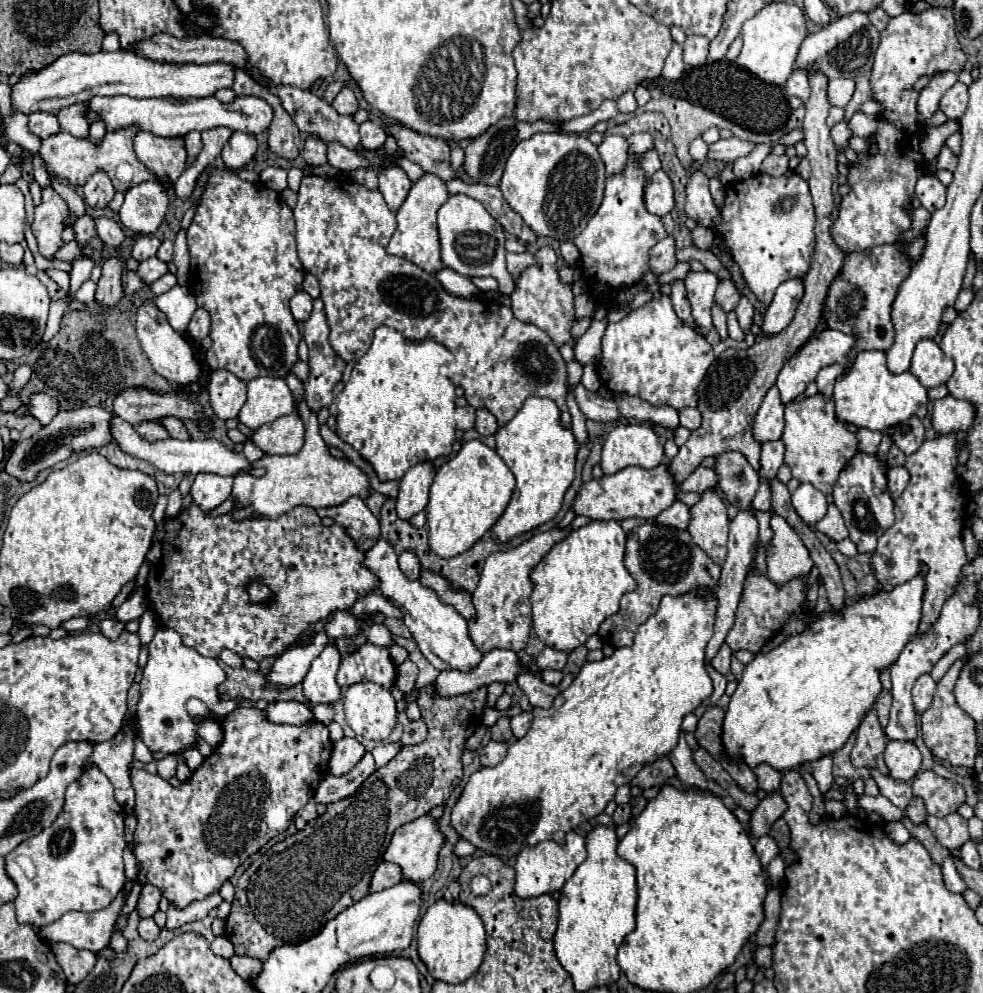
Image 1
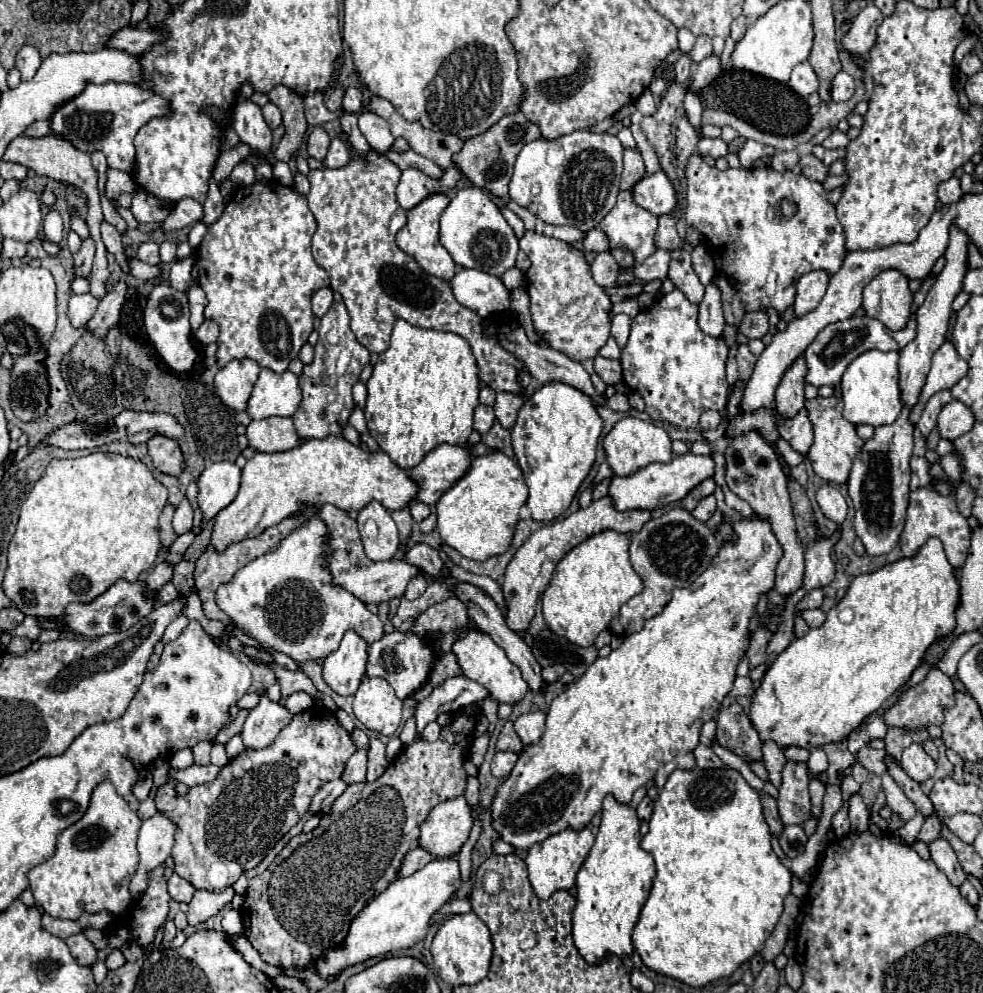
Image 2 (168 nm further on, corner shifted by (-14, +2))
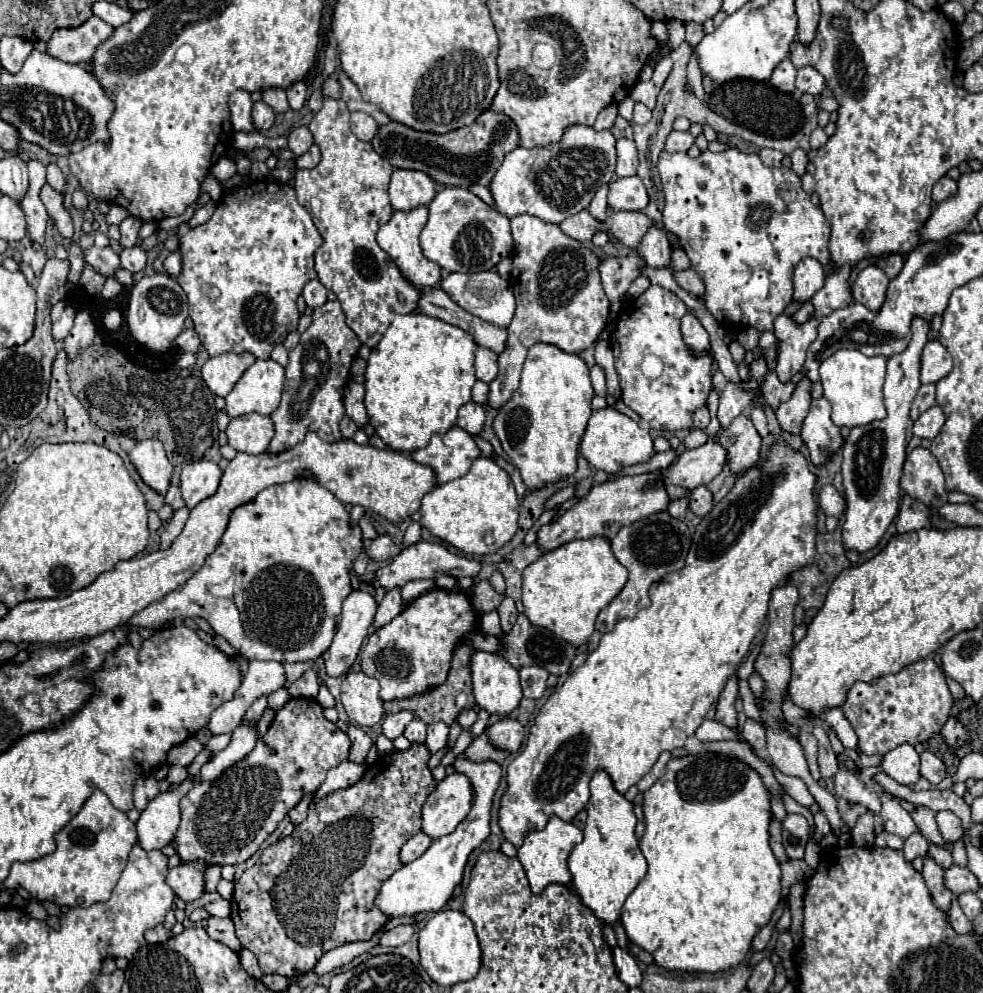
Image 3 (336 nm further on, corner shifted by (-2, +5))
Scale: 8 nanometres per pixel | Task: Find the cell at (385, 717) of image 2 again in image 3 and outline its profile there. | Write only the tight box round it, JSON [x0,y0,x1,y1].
[340,672,382,726]

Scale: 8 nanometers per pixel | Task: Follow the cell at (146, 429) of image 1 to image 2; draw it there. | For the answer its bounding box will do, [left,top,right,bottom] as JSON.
[148,435,182,475]

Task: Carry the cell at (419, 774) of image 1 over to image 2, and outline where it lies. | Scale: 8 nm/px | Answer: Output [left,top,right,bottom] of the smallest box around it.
[240,705,480,969]

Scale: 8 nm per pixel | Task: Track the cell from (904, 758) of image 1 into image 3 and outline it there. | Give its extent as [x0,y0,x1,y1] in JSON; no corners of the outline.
[882,744,920,786]

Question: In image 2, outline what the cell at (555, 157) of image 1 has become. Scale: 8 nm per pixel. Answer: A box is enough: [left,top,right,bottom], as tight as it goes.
[510,131,622,231]

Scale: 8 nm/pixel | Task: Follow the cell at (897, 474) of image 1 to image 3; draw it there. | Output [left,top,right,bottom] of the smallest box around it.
[900,446,948,508]

